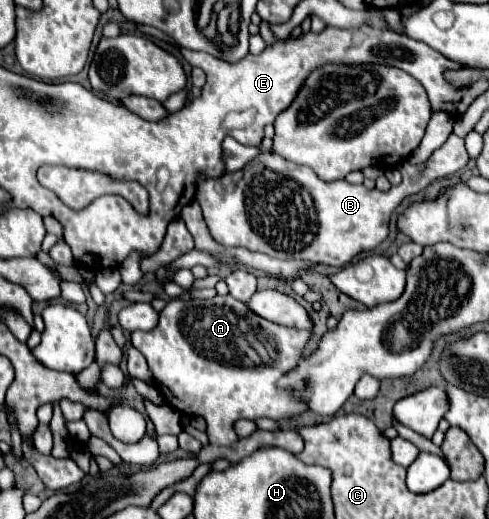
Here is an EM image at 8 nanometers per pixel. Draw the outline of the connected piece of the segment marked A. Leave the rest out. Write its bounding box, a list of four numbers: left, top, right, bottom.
[132,295,310,445]

